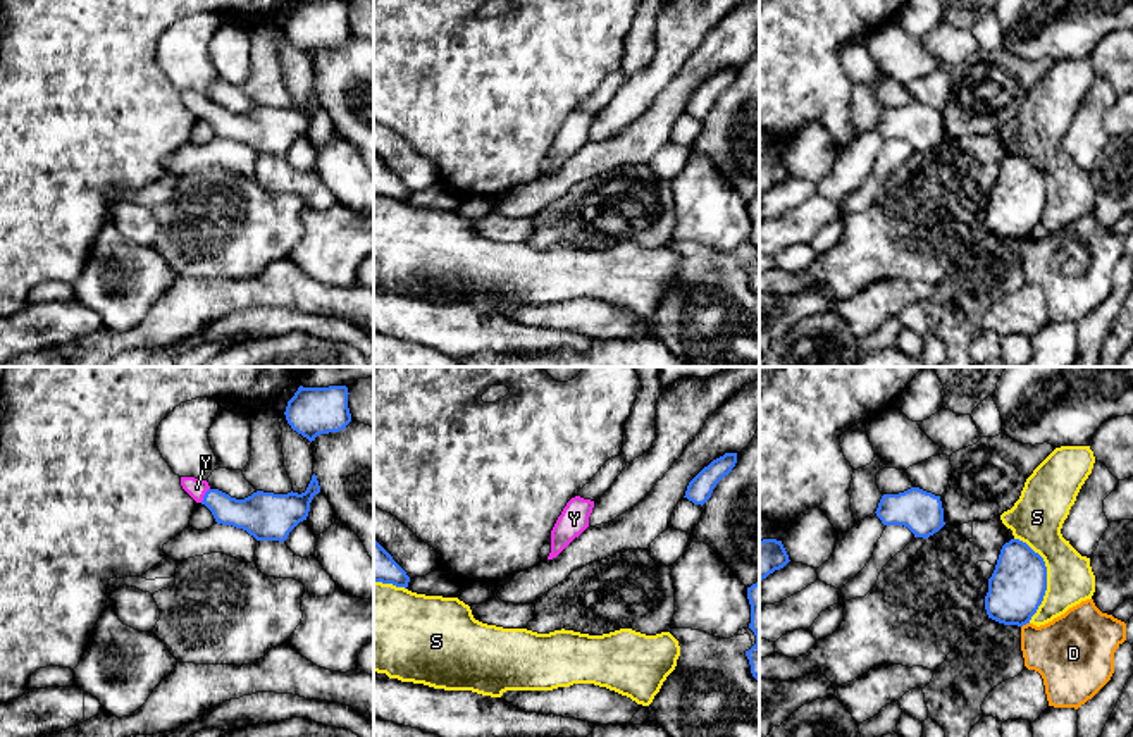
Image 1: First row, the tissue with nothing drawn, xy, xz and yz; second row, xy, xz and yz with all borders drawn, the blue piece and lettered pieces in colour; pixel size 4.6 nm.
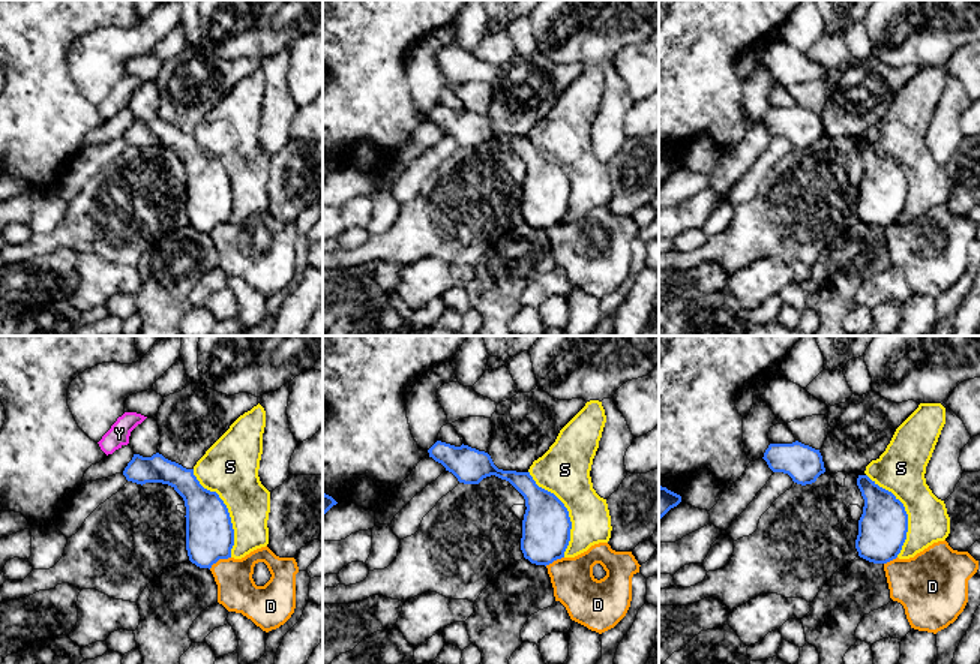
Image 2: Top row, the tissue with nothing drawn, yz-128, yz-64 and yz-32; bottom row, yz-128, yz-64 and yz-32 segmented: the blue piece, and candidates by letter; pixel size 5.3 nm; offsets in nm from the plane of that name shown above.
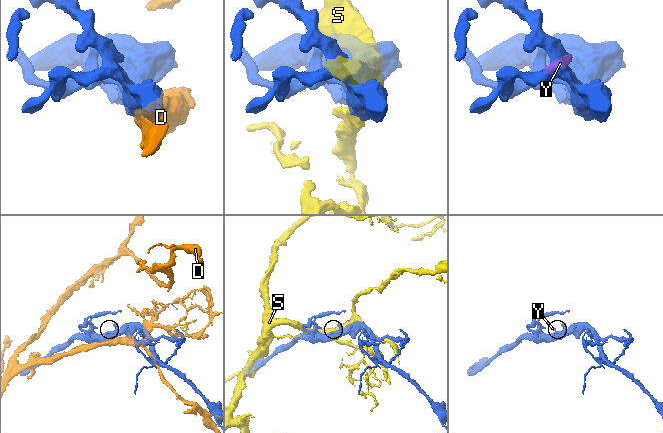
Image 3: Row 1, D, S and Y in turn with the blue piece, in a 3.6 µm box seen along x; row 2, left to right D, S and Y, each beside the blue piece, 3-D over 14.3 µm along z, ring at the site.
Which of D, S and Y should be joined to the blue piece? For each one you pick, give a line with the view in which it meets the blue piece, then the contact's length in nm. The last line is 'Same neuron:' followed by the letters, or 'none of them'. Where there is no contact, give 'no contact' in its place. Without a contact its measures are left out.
Y: xy | 80 nm
Same neuron: Y

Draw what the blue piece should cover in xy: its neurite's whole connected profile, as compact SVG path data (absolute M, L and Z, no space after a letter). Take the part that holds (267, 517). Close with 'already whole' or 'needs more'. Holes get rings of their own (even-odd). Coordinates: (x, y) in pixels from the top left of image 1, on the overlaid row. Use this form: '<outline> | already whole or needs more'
M315 474L301 494L257 491L245 499L231 498L219 489L212 489L207 480L195 477L181 477L181 486L196 503L212 511L217 523L243 529L257 541L279 542L284 542L289 532L306 520L310 503L320 492Z | needs more

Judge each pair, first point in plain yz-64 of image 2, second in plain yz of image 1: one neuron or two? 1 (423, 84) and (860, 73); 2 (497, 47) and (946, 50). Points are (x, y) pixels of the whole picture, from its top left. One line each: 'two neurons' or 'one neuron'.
1: two neurons
2: one neuron

